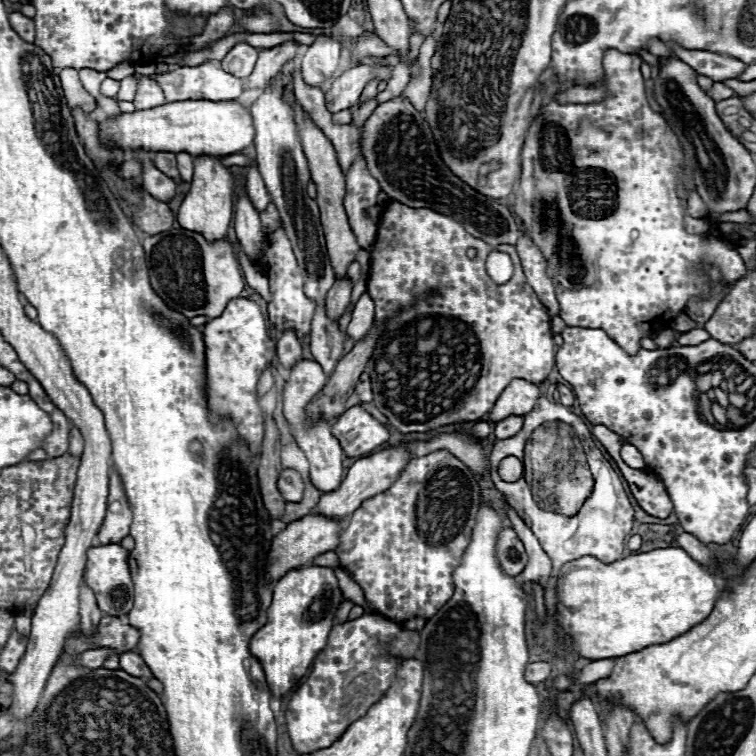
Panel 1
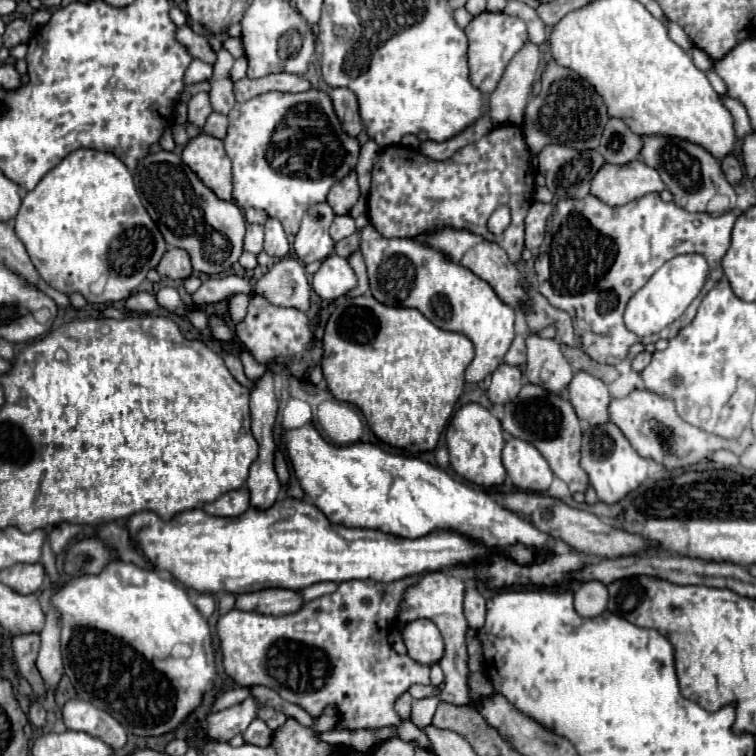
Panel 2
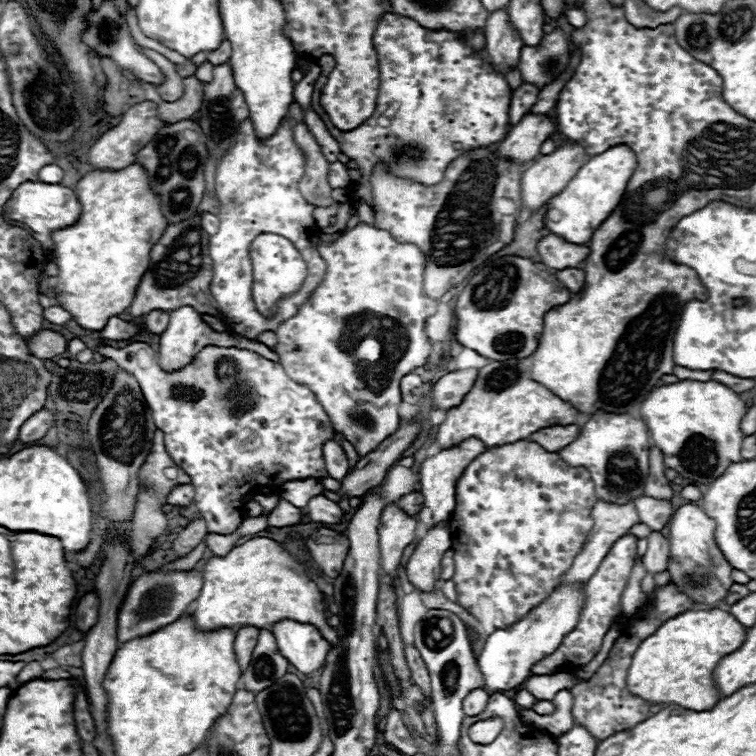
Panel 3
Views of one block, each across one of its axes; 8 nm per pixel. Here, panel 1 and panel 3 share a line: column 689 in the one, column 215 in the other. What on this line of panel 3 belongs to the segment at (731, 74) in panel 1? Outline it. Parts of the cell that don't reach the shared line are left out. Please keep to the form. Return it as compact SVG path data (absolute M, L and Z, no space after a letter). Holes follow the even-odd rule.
M224 40L224 42L220 44L220 48L216 48L216 50L208 52L208 62L210 62L212 66L222 64L222 62L226 62L226 60L230 58L230 52L232 52L232 46L230 46L230 42L228 42L228 40Z

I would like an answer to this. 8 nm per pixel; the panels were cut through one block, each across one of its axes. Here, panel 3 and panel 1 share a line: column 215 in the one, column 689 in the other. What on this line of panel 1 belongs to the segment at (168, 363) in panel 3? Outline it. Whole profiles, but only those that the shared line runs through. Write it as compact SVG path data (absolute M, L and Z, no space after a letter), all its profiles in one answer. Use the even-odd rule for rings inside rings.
M692 328L692 330L680 334L678 344L680 344L680 346L696 346L696 344L702 344L702 342L708 340L708 338L710 338L710 334L708 334L704 328Z

